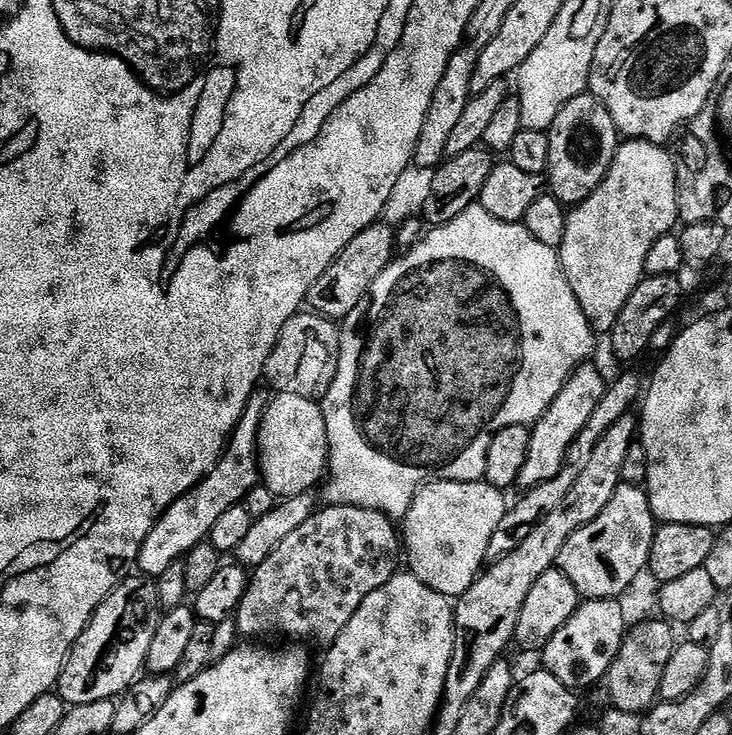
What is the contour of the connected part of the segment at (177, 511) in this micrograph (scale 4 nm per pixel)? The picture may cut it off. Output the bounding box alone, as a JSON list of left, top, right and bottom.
[137,426,259,579]

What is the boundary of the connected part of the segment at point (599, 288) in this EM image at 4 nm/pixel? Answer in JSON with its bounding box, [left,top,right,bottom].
[558,139,680,333]

